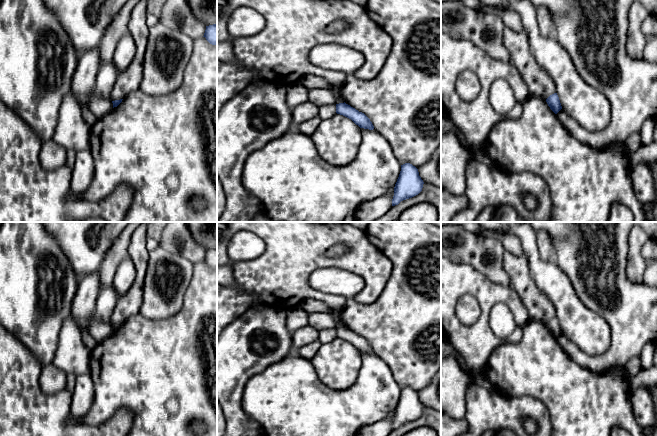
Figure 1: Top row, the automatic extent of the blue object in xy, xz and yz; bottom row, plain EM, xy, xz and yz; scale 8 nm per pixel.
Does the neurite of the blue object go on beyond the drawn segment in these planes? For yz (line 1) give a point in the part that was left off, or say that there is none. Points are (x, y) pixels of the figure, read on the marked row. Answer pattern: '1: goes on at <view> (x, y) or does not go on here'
1: does not go on here

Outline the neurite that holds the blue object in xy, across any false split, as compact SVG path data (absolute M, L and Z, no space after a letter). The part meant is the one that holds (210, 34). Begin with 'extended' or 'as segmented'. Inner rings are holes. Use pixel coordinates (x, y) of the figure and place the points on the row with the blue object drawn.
as segmented; M217 24L206 26L204 36L206 40L212 44L217 44Z

